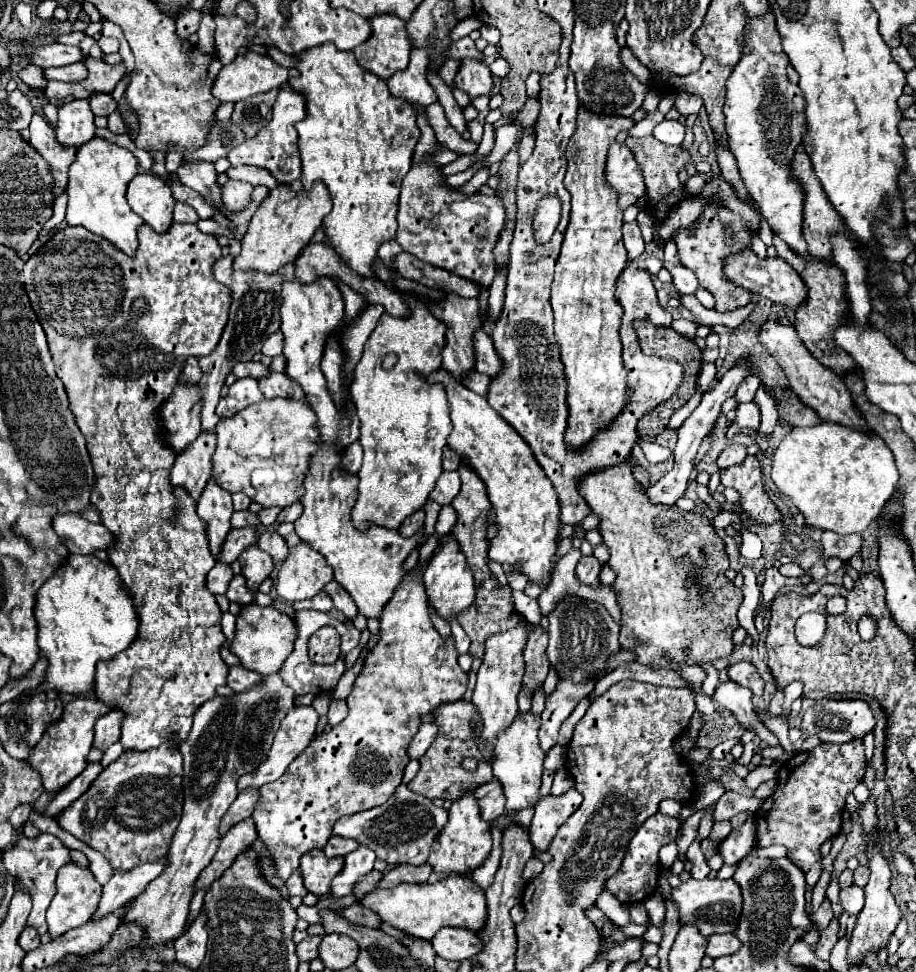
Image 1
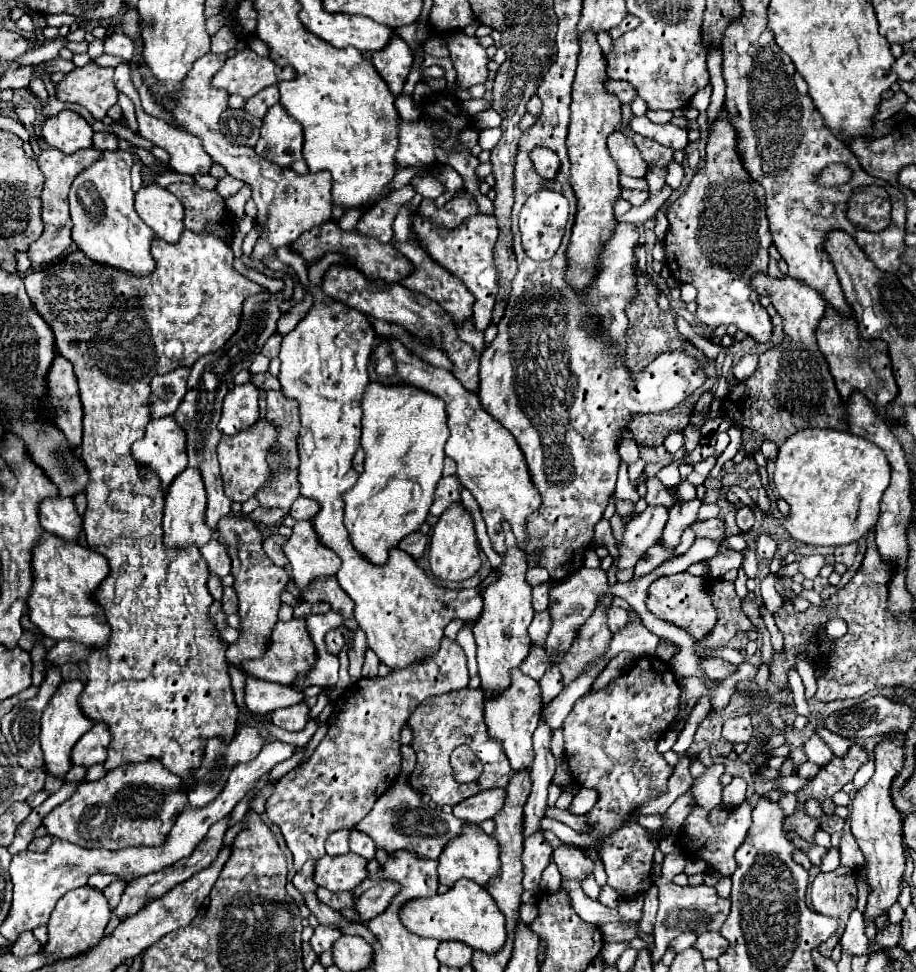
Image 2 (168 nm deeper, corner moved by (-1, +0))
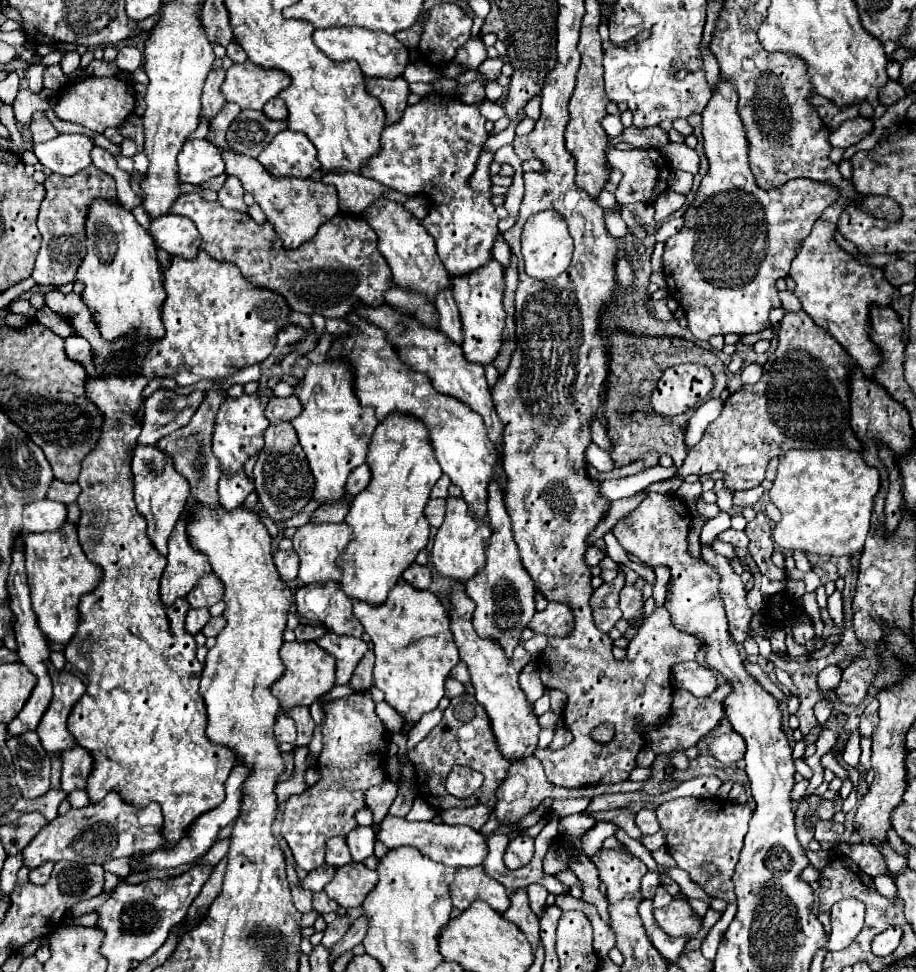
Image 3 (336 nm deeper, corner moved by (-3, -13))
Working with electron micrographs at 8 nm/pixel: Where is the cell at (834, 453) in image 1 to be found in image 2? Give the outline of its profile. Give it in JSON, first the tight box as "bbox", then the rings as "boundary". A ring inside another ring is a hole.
{"bbox":[773,429,891,545],"boundary":[[[803,429],[791,435],[775,461],[773,483],[789,503],[785,531],[807,545],[849,545],[869,533],[879,517],[879,501],[889,487],[891,467],[885,453],[869,439],[849,431]]]}

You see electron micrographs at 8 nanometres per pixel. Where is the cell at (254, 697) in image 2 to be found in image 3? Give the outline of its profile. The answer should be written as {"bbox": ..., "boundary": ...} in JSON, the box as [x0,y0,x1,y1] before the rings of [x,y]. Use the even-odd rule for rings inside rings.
{"bbox":[283,706,315,747],"boundary":[[[295,706],[295,708],[289,708],[289,710],[283,710],[283,714],[289,716],[295,722],[295,726],[297,726],[299,734],[297,734],[294,747],[309,744],[313,728],[315,728],[315,722],[313,722],[313,718],[309,714],[309,708],[307,706]]]}

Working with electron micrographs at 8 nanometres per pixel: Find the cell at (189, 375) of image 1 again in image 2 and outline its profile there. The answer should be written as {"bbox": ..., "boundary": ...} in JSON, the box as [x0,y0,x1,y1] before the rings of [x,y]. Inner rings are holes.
{"bbox":[151,367,191,419],"boundary":[[[179,367],[171,373],[157,375],[151,381],[151,419],[161,419],[165,415],[173,415],[187,391],[187,377],[191,369]]]}

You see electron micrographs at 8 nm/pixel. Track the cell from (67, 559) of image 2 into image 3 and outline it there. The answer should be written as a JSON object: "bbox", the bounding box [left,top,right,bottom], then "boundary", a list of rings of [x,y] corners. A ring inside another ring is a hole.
{"bbox":[25,524,101,642],"boundary":[[[65,524],[59,532],[27,534],[25,536],[25,562],[31,588],[31,604],[37,614],[37,624],[49,642],[69,642],[75,634],[75,620],[79,620],[77,606],[83,594],[93,592],[101,582],[101,566],[91,564],[77,542],[73,524]]]}

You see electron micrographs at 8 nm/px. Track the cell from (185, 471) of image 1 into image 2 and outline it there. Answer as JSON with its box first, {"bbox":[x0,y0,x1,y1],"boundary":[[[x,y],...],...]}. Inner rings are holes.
{"bbox":[163,467,213,549],"boundary":[[[187,467],[181,475],[175,477],[175,481],[169,487],[169,495],[165,497],[165,515],[163,515],[163,543],[171,549],[185,549],[189,545],[203,547],[211,541],[213,529],[205,523],[205,507],[207,507],[207,495],[203,487],[203,479],[197,473],[197,469]]]}

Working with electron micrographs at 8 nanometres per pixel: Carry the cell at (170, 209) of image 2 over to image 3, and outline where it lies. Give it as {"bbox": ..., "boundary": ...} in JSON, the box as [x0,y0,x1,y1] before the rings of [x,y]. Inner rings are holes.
{"bbox":[151,214,199,258],"boundary":[[[161,214],[151,220],[151,236],[159,248],[169,252],[171,256],[191,258],[197,256],[199,250],[199,232],[187,216],[179,214]]]}

